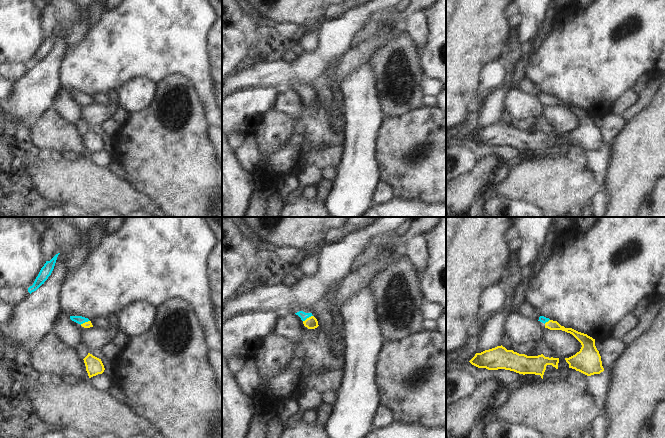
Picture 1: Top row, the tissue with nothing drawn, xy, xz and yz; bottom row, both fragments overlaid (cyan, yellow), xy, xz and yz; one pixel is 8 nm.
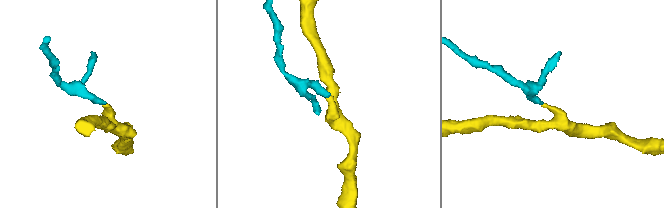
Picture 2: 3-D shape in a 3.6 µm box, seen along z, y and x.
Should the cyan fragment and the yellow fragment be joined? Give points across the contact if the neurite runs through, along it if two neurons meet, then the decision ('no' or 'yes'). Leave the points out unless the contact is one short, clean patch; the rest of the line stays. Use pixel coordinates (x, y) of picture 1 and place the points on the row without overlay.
way xz (301, 90), (307, 93), (311, 99); yes

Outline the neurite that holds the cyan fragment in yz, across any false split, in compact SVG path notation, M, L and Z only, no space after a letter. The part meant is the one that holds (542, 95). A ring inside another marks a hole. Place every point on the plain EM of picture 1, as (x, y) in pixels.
M540 92L538 97L544 99L545 104L550 106L562 106L572 110L581 119L582 123L579 128L569 134L565 134L569 144L575 145L587 152L600 150L604 147L601 132L595 122L595 115L572 104L565 104L557 97L550 96L544 92Z

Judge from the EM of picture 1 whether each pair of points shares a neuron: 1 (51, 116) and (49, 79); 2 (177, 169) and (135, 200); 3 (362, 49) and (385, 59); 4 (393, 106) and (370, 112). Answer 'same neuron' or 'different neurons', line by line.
1: different neurons
2: different neurons
3: different neurons
4: different neurons

